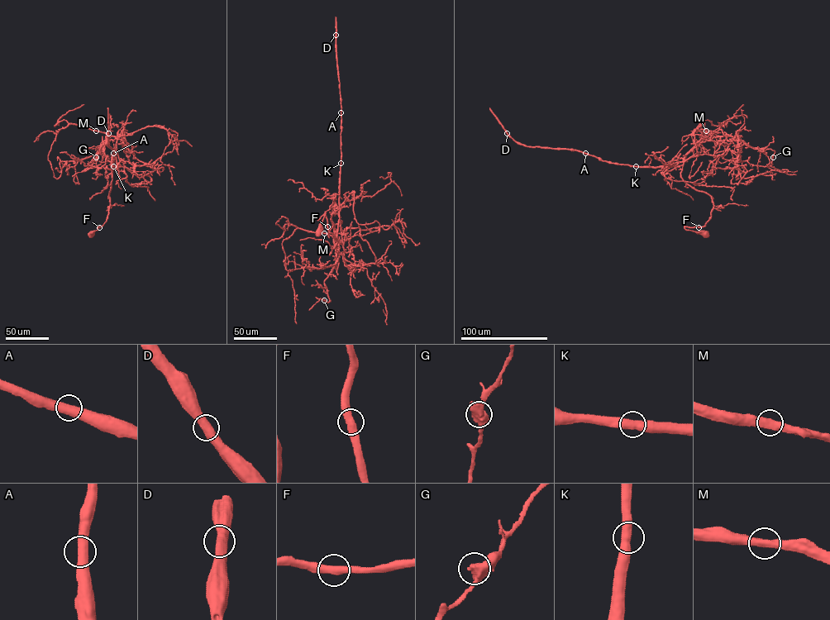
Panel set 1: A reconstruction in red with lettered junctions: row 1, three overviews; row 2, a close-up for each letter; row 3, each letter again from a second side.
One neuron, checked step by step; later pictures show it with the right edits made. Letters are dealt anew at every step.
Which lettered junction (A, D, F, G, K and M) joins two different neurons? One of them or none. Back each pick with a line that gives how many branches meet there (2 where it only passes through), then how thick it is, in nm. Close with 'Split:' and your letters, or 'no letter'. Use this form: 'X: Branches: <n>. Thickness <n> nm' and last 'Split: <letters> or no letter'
Split: no letter

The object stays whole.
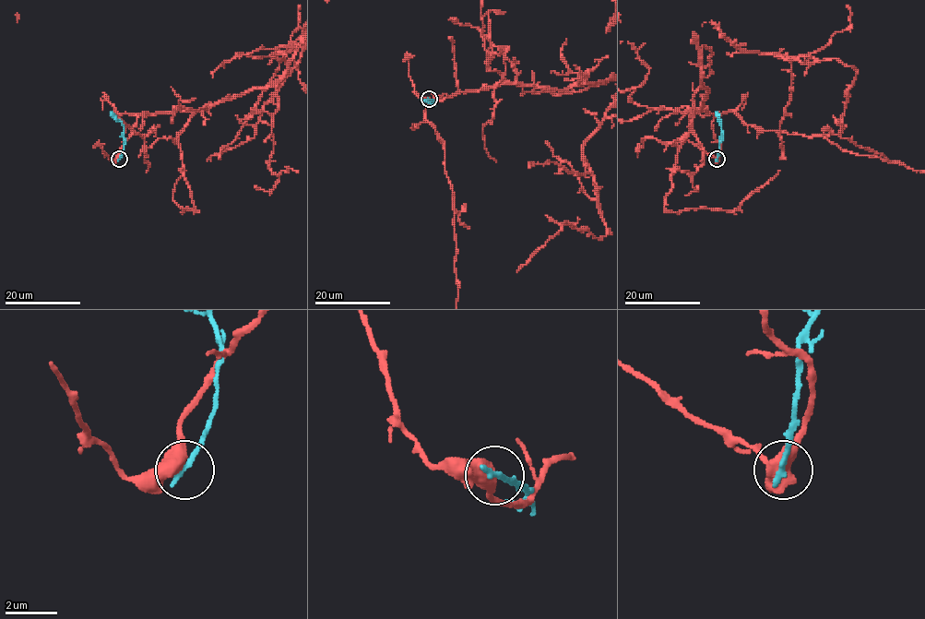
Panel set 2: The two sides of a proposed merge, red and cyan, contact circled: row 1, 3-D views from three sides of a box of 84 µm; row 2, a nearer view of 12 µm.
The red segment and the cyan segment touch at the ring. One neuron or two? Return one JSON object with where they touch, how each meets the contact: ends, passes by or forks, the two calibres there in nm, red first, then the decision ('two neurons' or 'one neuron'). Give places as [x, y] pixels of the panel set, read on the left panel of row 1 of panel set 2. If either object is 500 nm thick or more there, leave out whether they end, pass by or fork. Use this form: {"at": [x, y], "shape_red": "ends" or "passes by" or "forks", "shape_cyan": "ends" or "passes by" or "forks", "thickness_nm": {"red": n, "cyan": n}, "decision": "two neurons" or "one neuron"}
{"at": [119, 159], "thickness_nm": {"red": 550, "cyan": 240}, "decision": "two neurons"}

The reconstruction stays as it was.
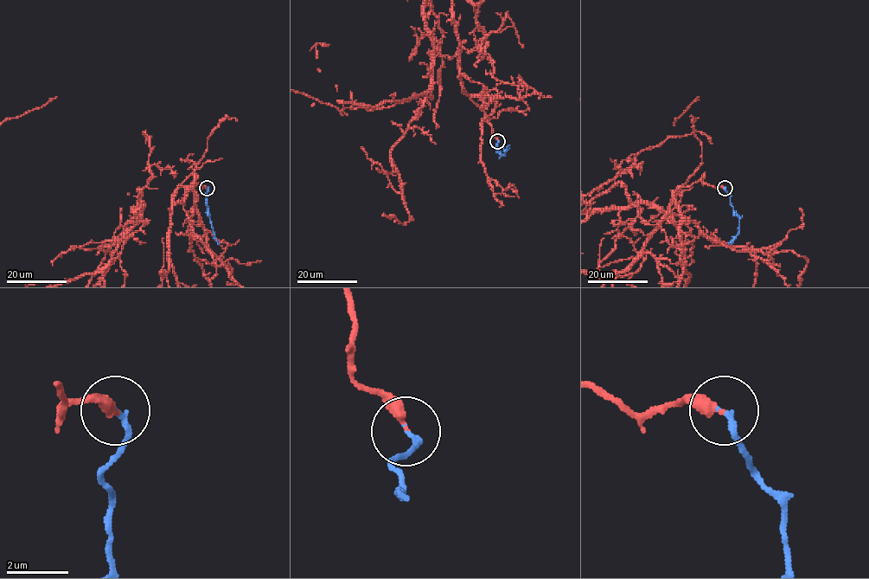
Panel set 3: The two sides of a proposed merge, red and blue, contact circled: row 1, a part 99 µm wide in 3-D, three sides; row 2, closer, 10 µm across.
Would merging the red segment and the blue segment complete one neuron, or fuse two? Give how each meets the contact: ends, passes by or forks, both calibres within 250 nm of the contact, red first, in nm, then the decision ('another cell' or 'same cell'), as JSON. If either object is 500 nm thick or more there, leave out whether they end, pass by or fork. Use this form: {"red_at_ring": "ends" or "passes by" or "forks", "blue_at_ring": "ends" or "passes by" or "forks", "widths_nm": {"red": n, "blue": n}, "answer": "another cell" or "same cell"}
{"red_at_ring": "ends", "blue_at_ring": "ends", "widths_nm": {"red": 320, "blue": 180}, "answer": "same cell"}

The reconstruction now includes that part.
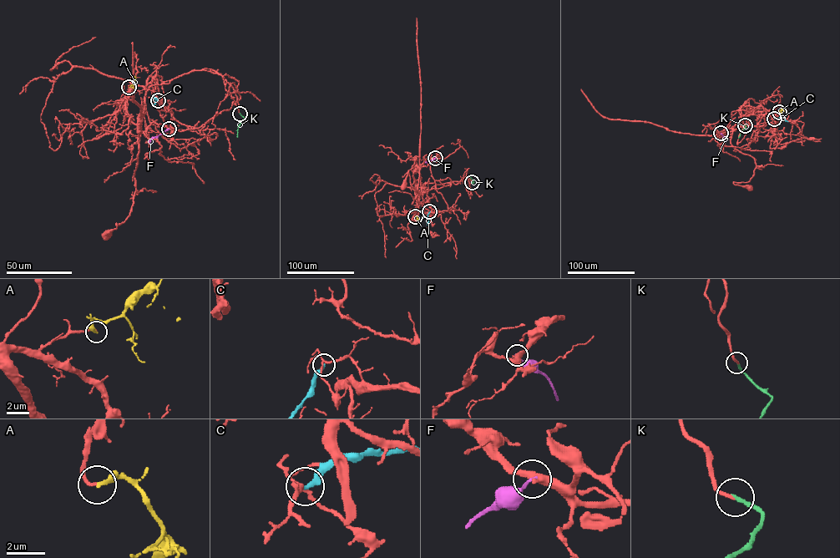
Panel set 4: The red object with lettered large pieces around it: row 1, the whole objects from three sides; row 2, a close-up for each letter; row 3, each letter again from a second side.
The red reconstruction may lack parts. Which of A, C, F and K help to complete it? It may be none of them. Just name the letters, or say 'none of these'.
A, K

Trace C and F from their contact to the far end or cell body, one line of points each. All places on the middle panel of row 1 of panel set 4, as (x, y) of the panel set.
C: (429, 211), (427, 225)
F: (435, 158), (425, 163)

